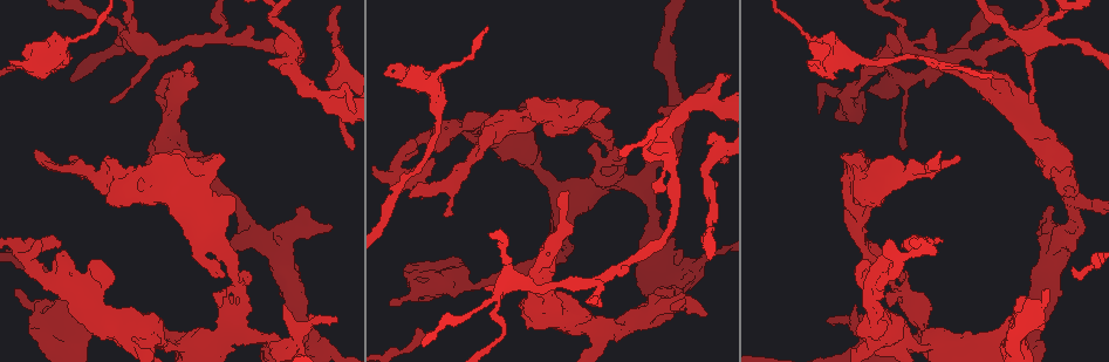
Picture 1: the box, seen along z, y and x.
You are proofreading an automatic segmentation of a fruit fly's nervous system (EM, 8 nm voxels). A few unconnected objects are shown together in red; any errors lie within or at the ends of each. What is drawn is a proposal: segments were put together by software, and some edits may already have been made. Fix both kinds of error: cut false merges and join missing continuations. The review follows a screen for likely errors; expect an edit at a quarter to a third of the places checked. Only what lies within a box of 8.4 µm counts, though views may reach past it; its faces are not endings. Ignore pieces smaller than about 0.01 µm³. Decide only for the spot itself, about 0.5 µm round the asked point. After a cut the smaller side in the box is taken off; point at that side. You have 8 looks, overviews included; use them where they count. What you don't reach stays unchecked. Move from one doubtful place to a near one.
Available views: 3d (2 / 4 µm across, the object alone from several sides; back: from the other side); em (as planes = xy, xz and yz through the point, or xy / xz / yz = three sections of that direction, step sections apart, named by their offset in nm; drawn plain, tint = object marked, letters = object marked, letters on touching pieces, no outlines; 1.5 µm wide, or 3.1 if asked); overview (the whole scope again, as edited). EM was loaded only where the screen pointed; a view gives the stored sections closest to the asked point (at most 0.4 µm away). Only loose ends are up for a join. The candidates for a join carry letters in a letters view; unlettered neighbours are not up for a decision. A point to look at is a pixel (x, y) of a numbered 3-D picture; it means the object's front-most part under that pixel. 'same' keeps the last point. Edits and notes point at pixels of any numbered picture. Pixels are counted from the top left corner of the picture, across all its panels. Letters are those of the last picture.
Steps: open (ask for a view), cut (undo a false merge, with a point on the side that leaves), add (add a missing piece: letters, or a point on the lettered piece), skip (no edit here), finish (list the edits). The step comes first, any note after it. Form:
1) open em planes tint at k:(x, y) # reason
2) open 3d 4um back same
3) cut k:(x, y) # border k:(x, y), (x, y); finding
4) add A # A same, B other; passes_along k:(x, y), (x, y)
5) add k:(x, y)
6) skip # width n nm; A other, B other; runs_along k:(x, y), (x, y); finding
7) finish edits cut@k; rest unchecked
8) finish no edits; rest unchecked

open 3d 4um at 1:(591, 112) # thick end

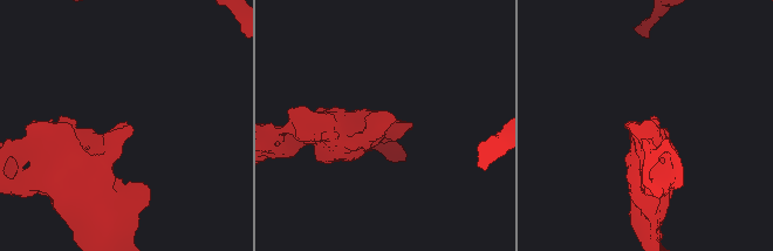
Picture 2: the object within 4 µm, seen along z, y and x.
open em planes letters at 2:(126, 125) # now the EM

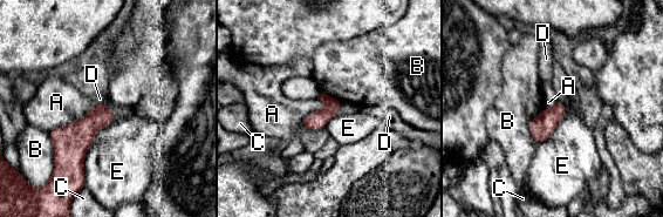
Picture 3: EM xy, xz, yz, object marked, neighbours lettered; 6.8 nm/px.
skip # longest_contact E 550 nm; A other, B other, C other, D other, E other; border 3:(98, 103), (77, 120), (48, 133); no lettered piece goes on from it

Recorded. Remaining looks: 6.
open em xy step 8 tint at 1:(11, 62) # an open end

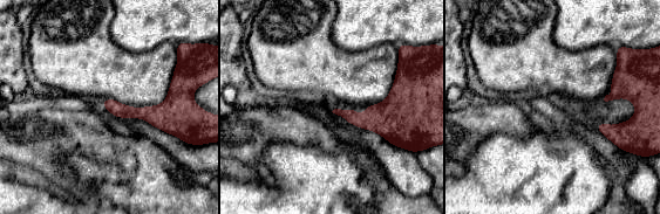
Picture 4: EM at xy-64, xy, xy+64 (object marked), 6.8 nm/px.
open em planes letters same # cut it another way

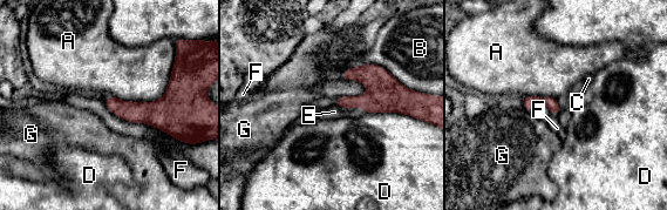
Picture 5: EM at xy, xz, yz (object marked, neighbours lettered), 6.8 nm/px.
skip # longest_contact A 500 nm; A other, B other, C other, D other, E other, F other, G other; no lettered piece goes on from it

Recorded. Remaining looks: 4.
open em planes letters at 1:(1043, 24) # sudden change in width

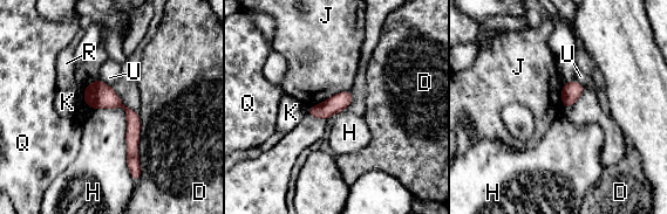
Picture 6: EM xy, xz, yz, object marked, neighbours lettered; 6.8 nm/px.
skip # D other, H other, J other, K other, Q other, R other, U other; continuous, no second neuron

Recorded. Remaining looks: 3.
finish no edits; rest unchecked

